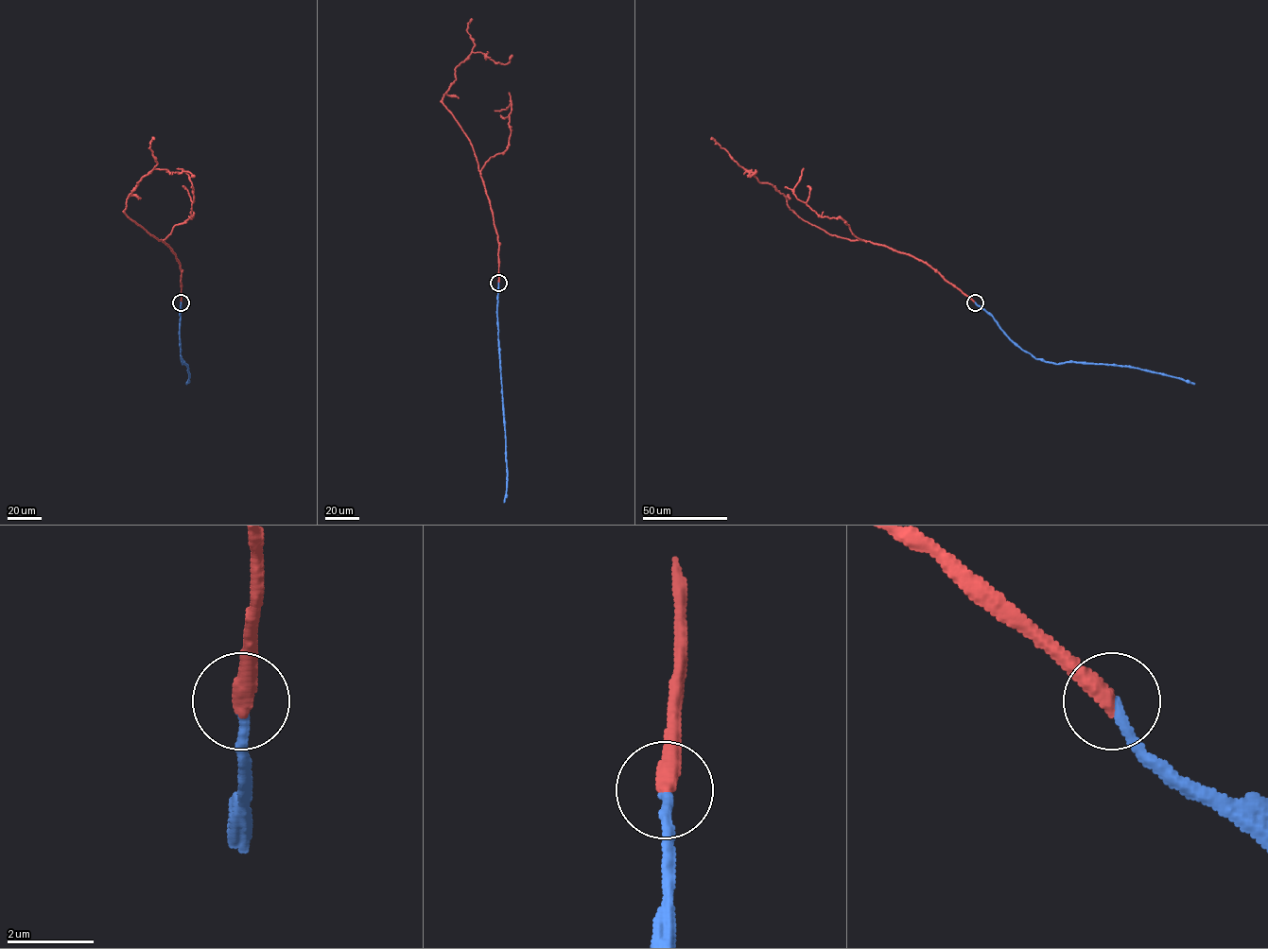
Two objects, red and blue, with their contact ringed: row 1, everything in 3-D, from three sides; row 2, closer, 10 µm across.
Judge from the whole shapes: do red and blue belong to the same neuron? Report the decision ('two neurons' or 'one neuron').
one neuron

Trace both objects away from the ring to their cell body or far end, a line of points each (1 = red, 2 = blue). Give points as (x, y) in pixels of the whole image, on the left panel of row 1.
1: (181, 301), (182, 271), (175, 254), (124, 211), (128, 196), (152, 169), (194, 175)
2: (181, 301), (181, 355), (182, 364), (183, 362), (187, 366), (189, 376), (186, 384)

